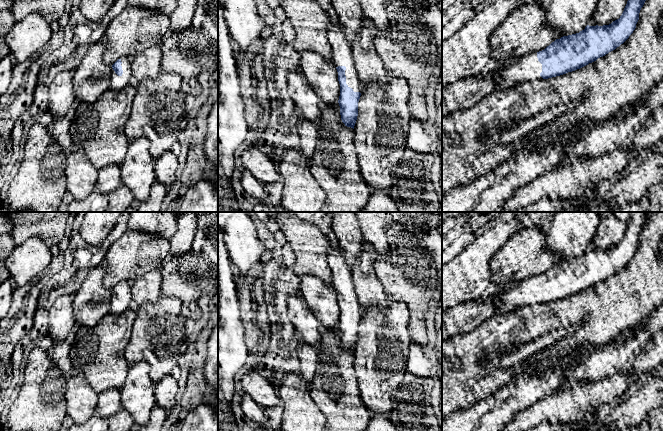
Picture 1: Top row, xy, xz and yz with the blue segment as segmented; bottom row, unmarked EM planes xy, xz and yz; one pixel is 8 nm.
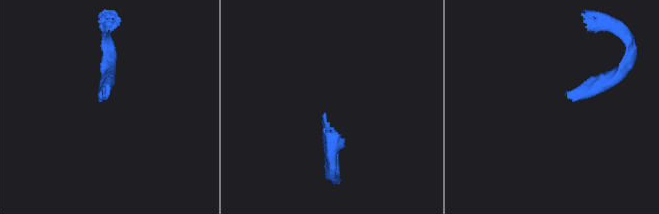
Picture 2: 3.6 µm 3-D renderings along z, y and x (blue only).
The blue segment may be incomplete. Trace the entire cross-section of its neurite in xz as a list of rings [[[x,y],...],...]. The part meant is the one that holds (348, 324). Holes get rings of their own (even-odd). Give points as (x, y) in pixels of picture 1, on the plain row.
[[[338,244],[328,252],[327,261],[331,271],[331,286],[338,296],[340,308],[339,330],[341,344],[354,353],[358,340],[358,326],[362,308],[354,289],[352,270],[348,267],[345,253]]]

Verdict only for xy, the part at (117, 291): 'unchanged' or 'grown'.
grown

